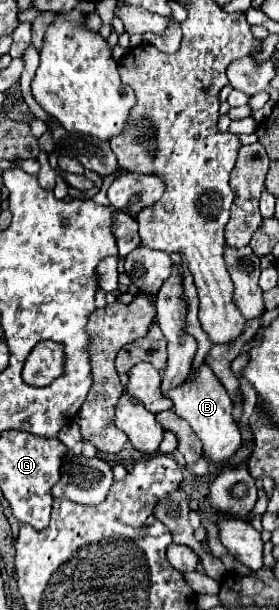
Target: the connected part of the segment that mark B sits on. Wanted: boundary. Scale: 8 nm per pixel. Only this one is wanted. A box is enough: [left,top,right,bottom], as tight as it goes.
[167,363,241,463]

